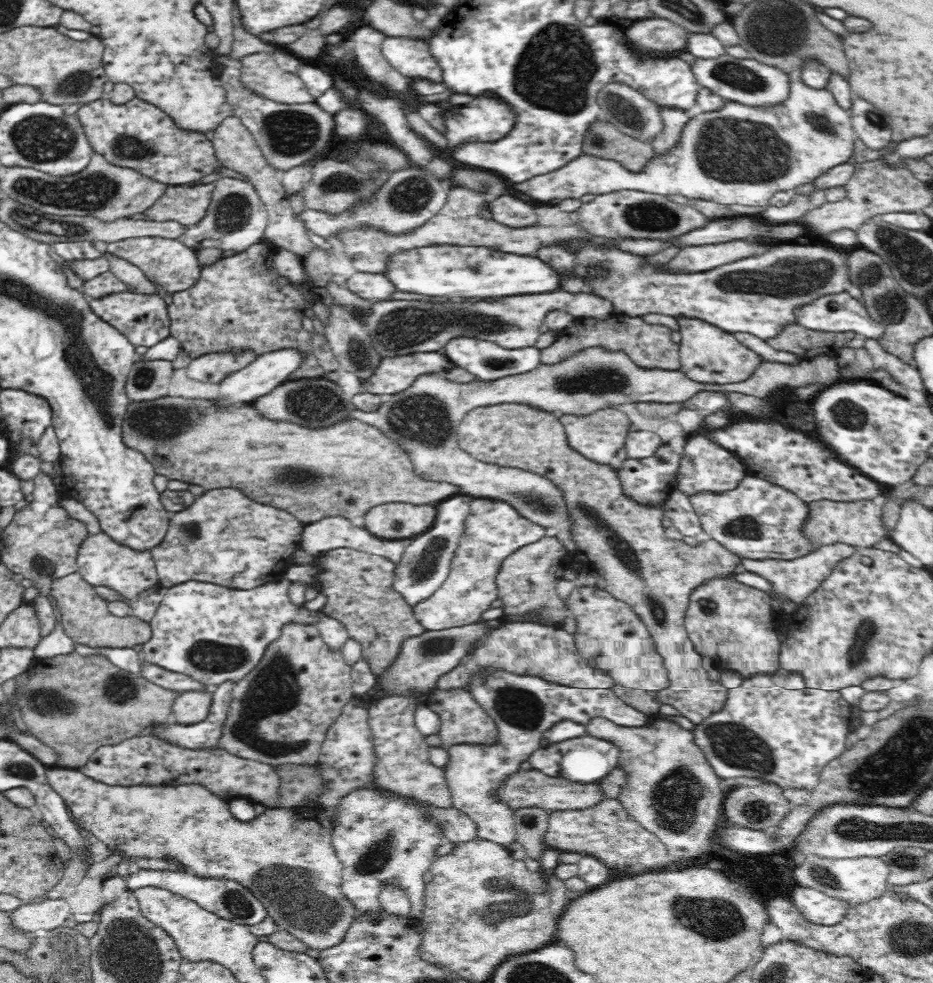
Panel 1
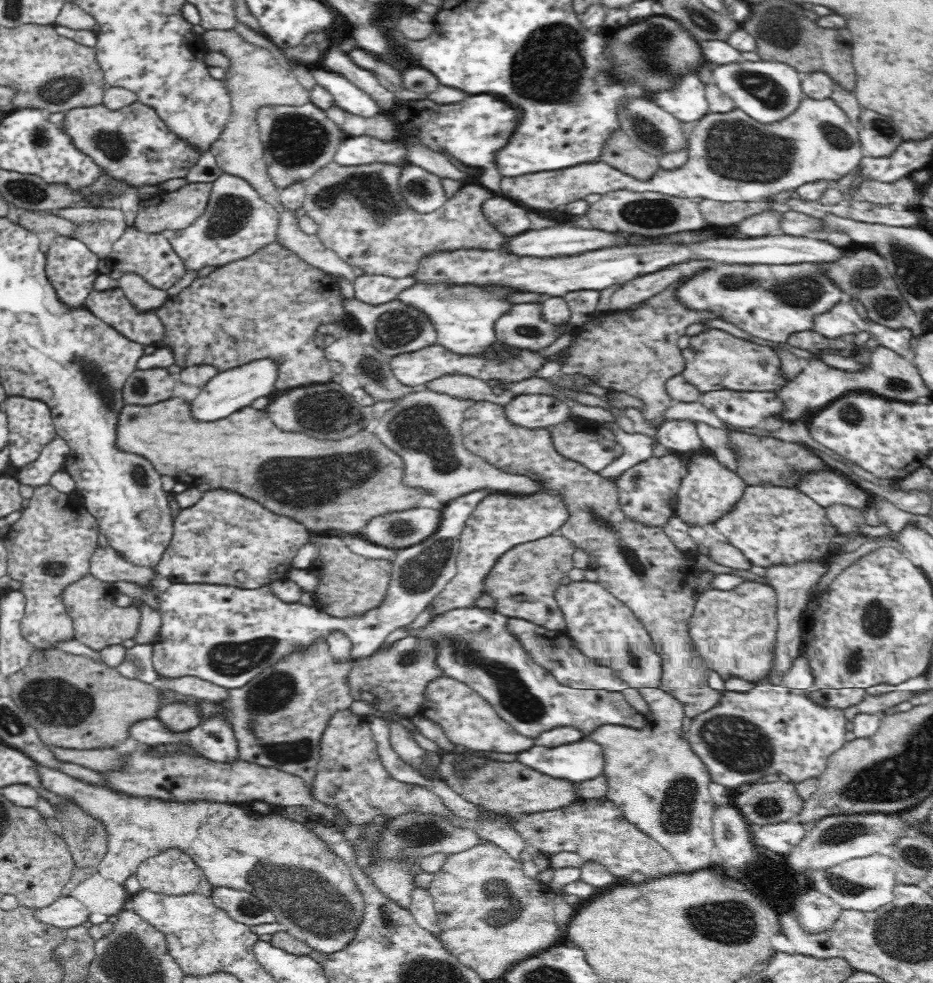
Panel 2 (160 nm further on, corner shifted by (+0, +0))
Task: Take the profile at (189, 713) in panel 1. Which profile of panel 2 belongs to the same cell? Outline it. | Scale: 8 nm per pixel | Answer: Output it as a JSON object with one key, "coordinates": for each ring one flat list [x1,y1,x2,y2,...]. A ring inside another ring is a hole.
{"coordinates":[[178,701,164,704,158,710,156,718,172,732,188,732,201,723,197,704]]}

